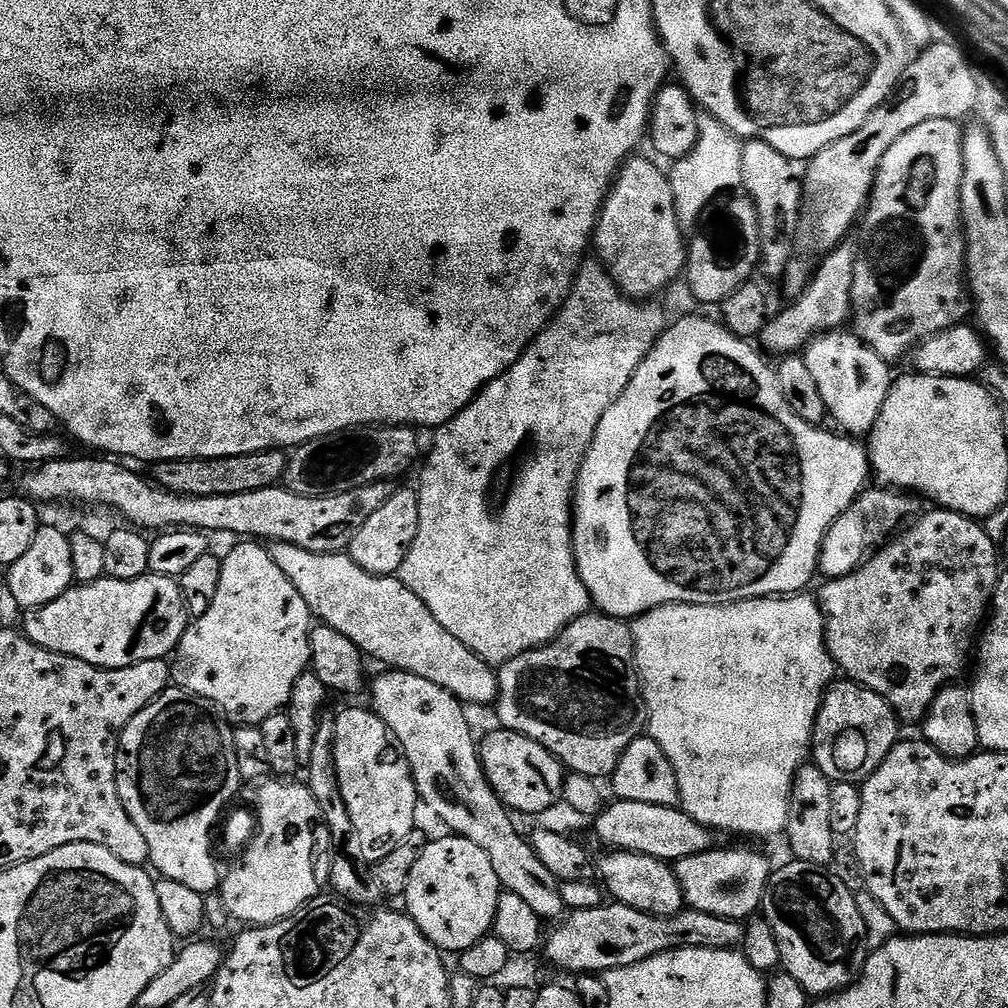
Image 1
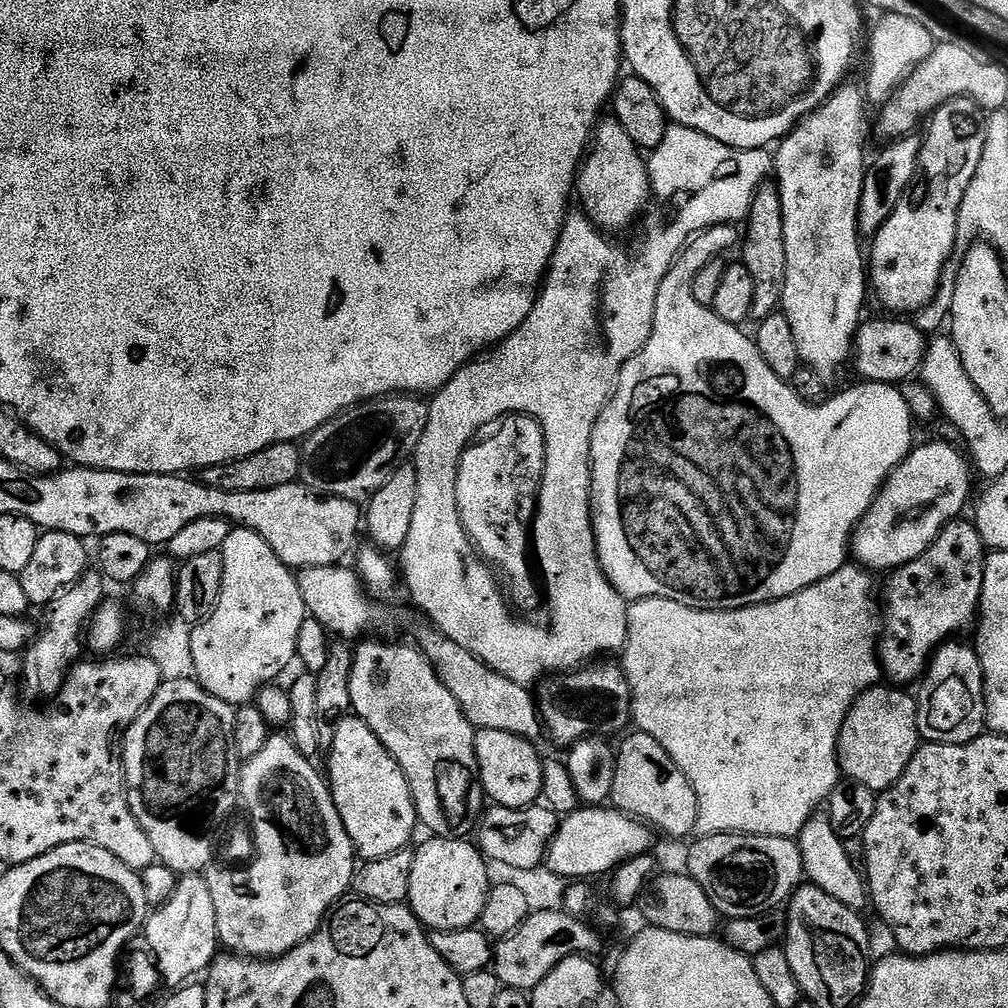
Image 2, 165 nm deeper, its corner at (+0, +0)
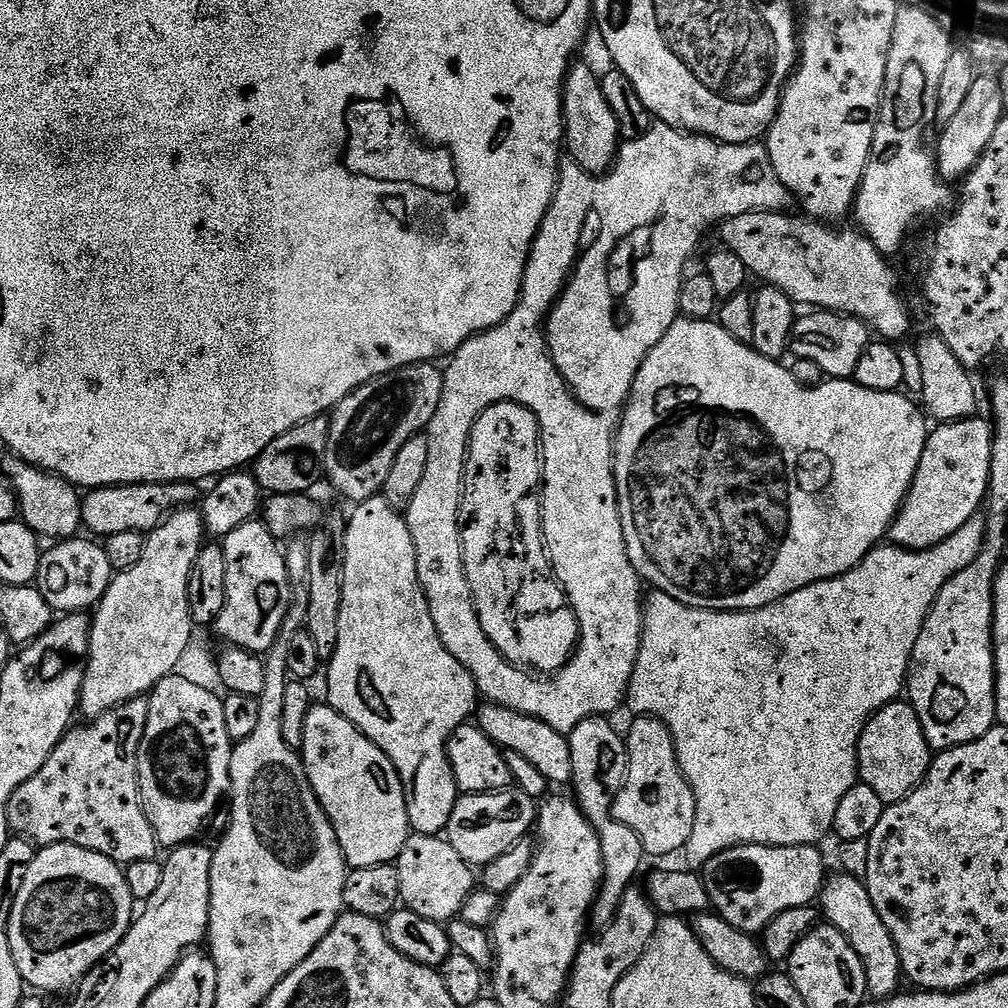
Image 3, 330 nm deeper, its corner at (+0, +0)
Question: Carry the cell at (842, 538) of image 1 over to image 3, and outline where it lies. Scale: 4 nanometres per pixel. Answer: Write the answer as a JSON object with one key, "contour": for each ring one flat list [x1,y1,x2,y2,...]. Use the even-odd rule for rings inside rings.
{"contour":[[969,418,953,420,933,427,928,433,928,441,922,450,918,470,914,474,911,486,900,504,900,510,892,519,890,529,891,543,898,548,909,548,911,552,926,550,938,546,954,530,962,530,964,523,981,511,988,495,990,462,992,461,992,426,987,419]]}

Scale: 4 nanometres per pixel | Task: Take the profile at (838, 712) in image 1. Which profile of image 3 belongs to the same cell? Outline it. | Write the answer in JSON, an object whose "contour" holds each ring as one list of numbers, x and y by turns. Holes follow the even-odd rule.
{"contour":[[893,702,868,719,856,747,856,766,859,783,870,786,884,805,897,804,924,780,928,766,934,759,934,750,928,745,922,722,911,703]]}

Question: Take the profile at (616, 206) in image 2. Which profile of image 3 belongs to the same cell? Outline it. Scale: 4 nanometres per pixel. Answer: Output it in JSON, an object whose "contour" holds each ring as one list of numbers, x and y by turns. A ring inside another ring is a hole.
{"contour":[[573,63,564,78,564,144,571,163,582,166,582,170,593,174,603,174,616,161,622,137,618,130,618,120,602,94,600,76,588,64]]}

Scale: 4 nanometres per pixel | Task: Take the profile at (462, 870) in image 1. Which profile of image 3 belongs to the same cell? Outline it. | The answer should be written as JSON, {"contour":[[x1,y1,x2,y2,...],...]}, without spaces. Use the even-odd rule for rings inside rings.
{"contour":[[409,835,402,846,402,854,395,860,403,907,427,920,447,922,459,917,466,898,474,891,473,865,461,858,443,835]]}

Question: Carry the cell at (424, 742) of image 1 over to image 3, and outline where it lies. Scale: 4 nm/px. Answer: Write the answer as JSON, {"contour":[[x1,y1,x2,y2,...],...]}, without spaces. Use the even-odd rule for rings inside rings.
{"contour":[[383,495,371,496,369,500,361,500,353,508,356,509,353,510,352,517,346,520,344,530,342,610,338,610,338,646,334,650,331,660,327,661,326,664,326,672,328,668,328,697,326,697,326,703,329,708,333,708,338,714,346,717,363,736,370,738,370,742,374,742,374,746,378,746,378,750,382,750,382,754,386,754,386,758,390,758,390,762,396,768,396,773,399,774,404,787,409,829,421,836,438,836,447,829,448,819,458,799,456,782,452,779,452,770,449,768,446,759,448,739,452,737,454,730,458,730,463,724,469,723,471,716,468,715,472,711,472,715,477,711,478,693,476,683,470,674,470,670,466,670,466,666,462,666,462,662,458,662,458,658,454,658,454,654,450,654,450,650,446,650,438,638,434,618,428,609,428,599,418,582,418,562,414,550,414,538,410,538,407,519,397,509,392,508,390,502,384,500]]}

